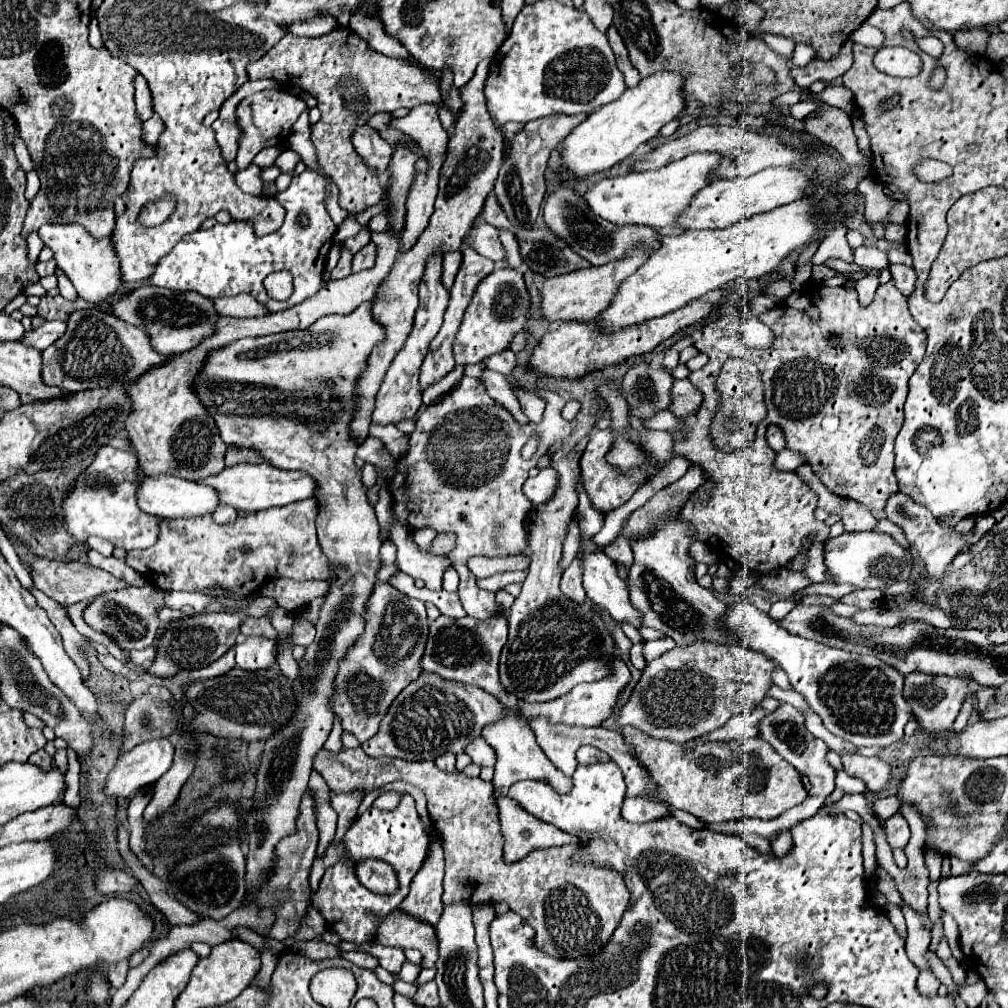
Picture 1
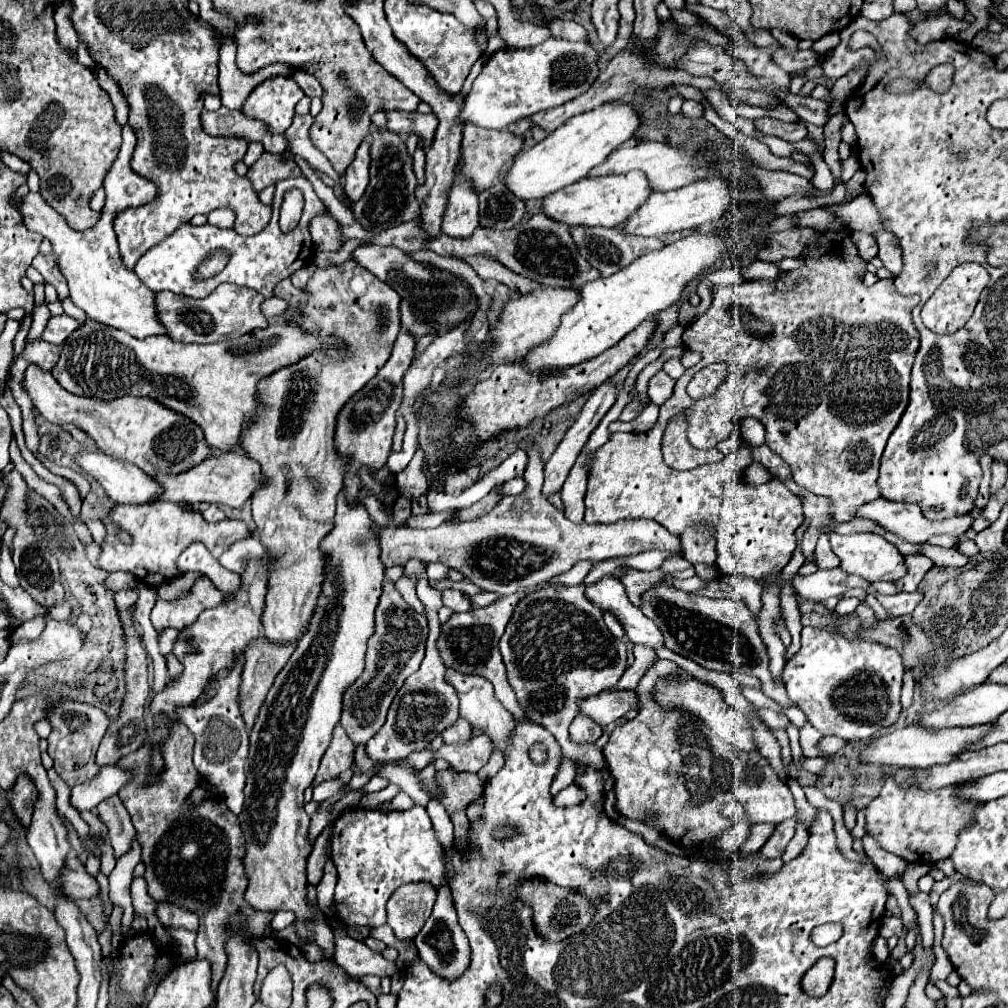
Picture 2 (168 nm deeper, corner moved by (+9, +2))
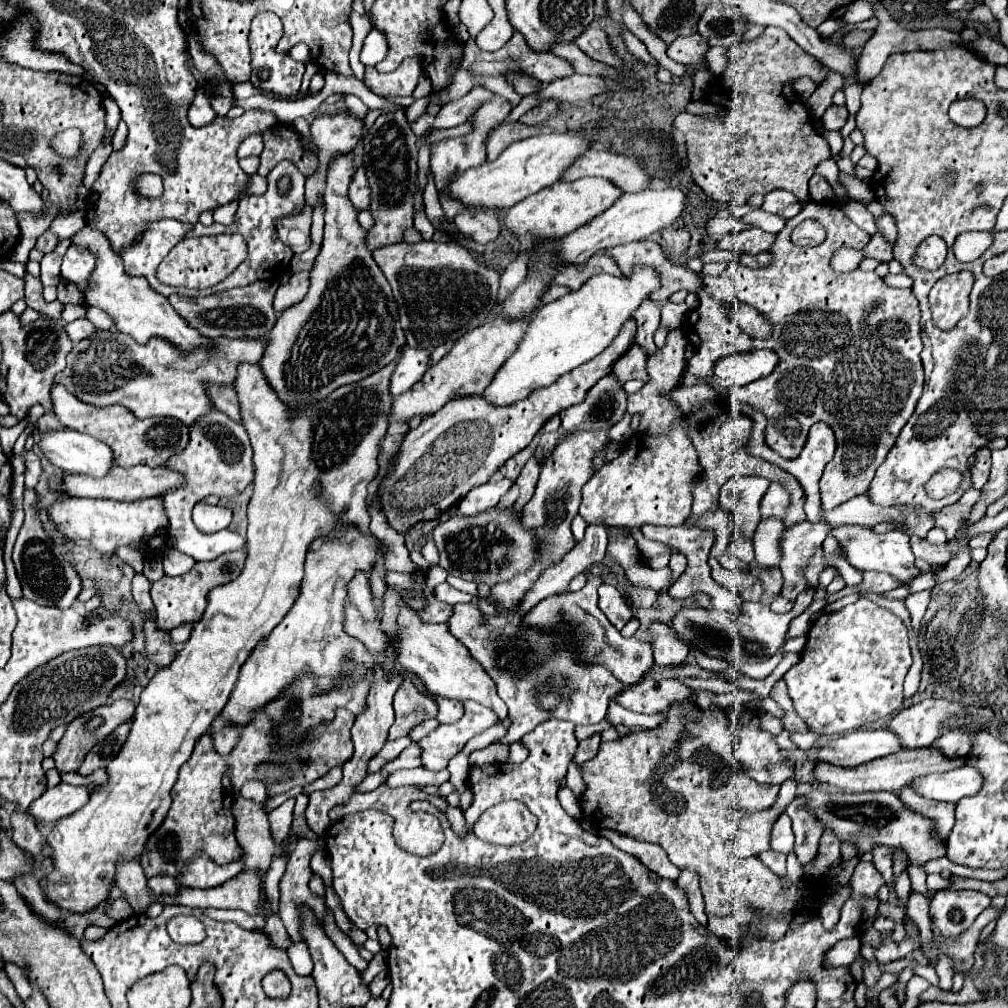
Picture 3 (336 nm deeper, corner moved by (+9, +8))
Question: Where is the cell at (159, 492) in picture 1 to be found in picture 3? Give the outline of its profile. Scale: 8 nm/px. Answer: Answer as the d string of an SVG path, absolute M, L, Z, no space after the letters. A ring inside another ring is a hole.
M79 431L43 433L39 445L53 465L69 473L101 479L115 467L115 457L109 445Z

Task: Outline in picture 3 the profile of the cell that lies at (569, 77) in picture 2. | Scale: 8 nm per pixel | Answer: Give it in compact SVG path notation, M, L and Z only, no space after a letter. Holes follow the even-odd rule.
M475 87L475 89L469 91L465 97L457 99L457 101L451 101L449 105L443 105L441 111L439 111L435 117L431 117L431 115L425 113L423 117L419 117L419 119L411 125L411 129L413 129L415 135L421 135L421 133L425 133L427 129L449 129L449 127L461 125L461 123L469 121L469 119L477 113L477 109L479 109L485 101L489 101L489 99L493 99L493 97L495 97L495 93L489 91L487 87Z

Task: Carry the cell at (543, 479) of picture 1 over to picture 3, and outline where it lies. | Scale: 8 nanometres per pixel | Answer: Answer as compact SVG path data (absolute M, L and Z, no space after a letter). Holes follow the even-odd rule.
M501 479L495 483L485 483L477 489L471 489L459 503L457 503L457 515L475 515L489 507L495 507L499 499L509 491L513 485L511 479Z

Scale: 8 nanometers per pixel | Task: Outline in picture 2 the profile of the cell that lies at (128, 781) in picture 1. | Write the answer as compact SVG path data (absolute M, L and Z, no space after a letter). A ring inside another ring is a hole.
M117 765L101 767L99 775L93 781L81 783L81 785L77 785L77 787L71 789L69 803L77 811L91 811L103 799L107 799L109 795L117 793L129 781L129 777L131 777L131 773L119 769Z

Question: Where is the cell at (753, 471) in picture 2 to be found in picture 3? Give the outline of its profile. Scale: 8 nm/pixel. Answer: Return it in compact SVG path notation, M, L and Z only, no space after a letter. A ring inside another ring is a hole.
M731 477L719 495L719 505L725 511L733 511L737 523L741 525L745 535L751 535L759 523L759 501L767 491L769 481L763 477Z

